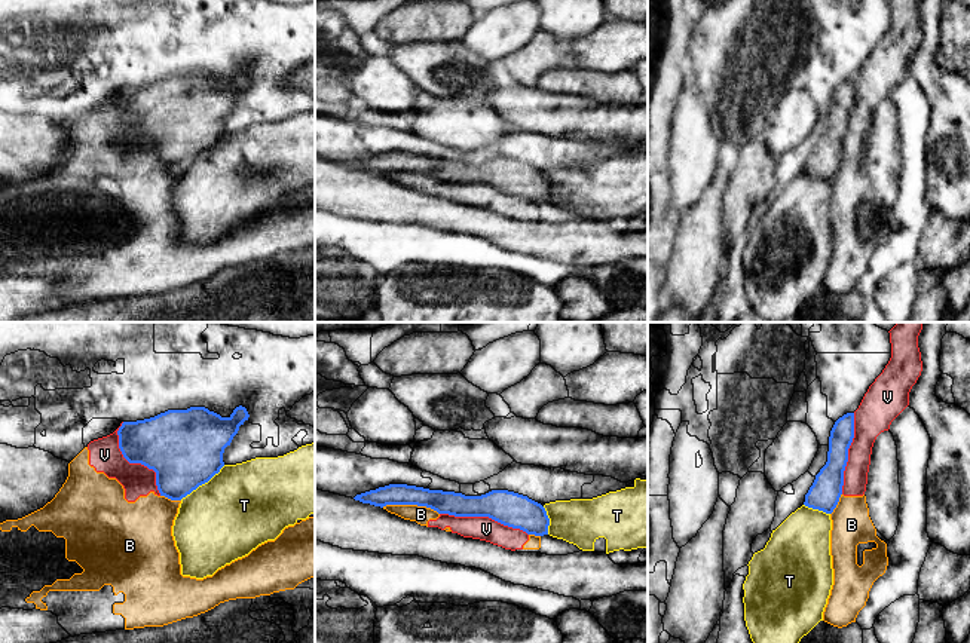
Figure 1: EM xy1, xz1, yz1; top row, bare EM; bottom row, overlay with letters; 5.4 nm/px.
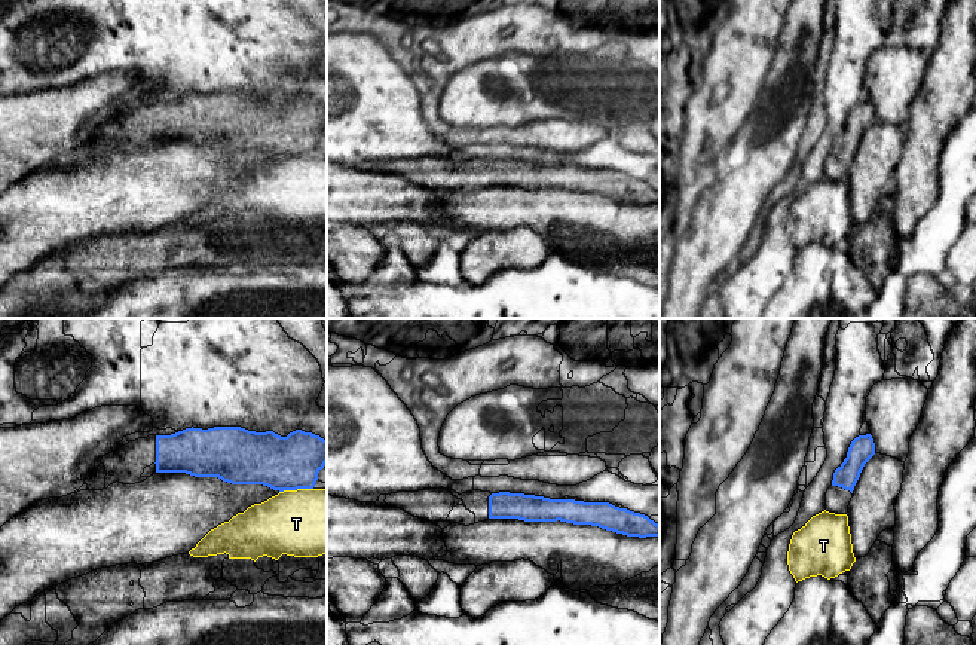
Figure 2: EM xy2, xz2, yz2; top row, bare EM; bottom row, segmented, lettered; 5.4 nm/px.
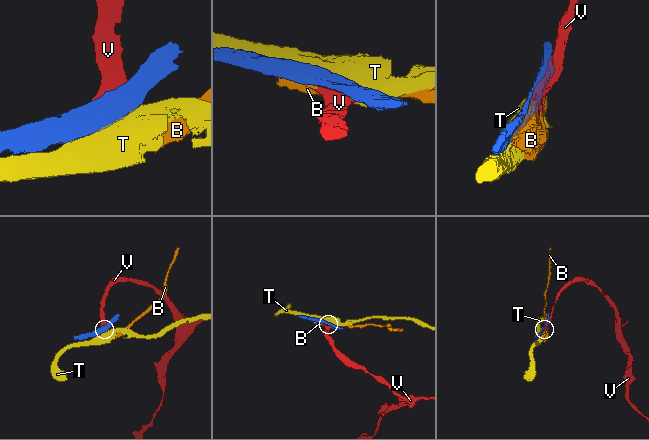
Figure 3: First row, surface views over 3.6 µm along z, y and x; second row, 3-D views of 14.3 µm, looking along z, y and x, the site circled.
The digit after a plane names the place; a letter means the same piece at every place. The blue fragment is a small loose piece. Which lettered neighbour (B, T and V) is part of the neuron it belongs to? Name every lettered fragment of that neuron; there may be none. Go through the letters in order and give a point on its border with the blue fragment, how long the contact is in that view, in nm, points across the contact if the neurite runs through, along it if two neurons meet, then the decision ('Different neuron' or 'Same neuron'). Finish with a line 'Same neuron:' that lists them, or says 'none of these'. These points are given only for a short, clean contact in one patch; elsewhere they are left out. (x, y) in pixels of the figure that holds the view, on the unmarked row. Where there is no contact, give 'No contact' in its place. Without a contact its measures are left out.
B: Touches blue at xz1 (410, 171). Shared border 320 nm. Different neuron
T: Touches blue at xy1 (202, 150). Shared border 320 nm. Different neuron
V: Touches blue at xy1 (134, 129). Shared border 460 nm. Different neuron
Same neuron: none of these

